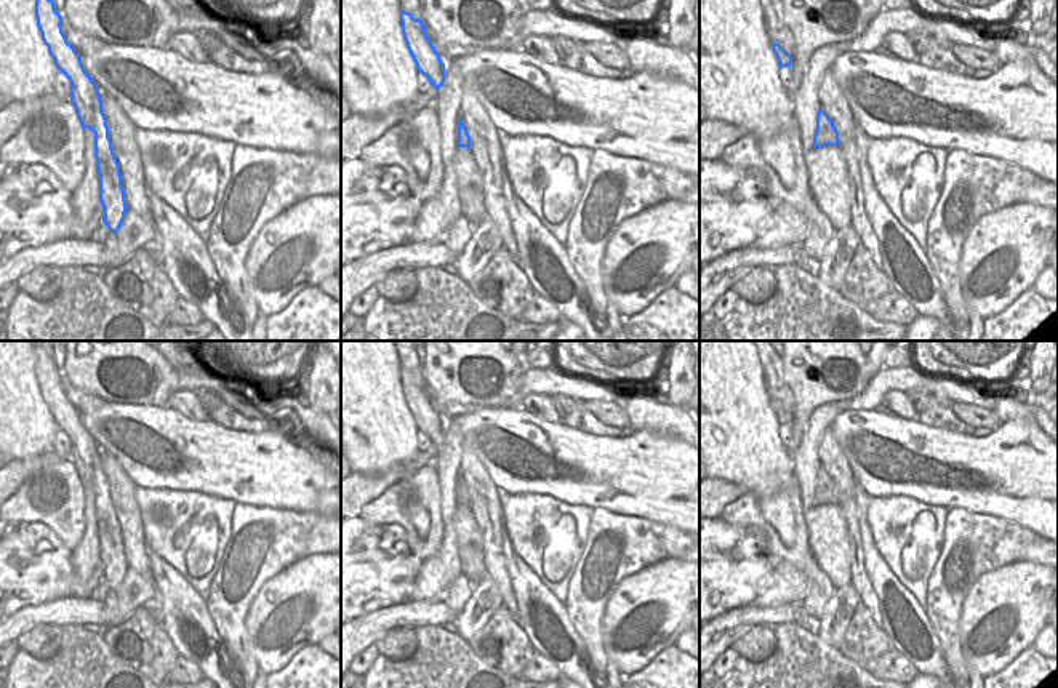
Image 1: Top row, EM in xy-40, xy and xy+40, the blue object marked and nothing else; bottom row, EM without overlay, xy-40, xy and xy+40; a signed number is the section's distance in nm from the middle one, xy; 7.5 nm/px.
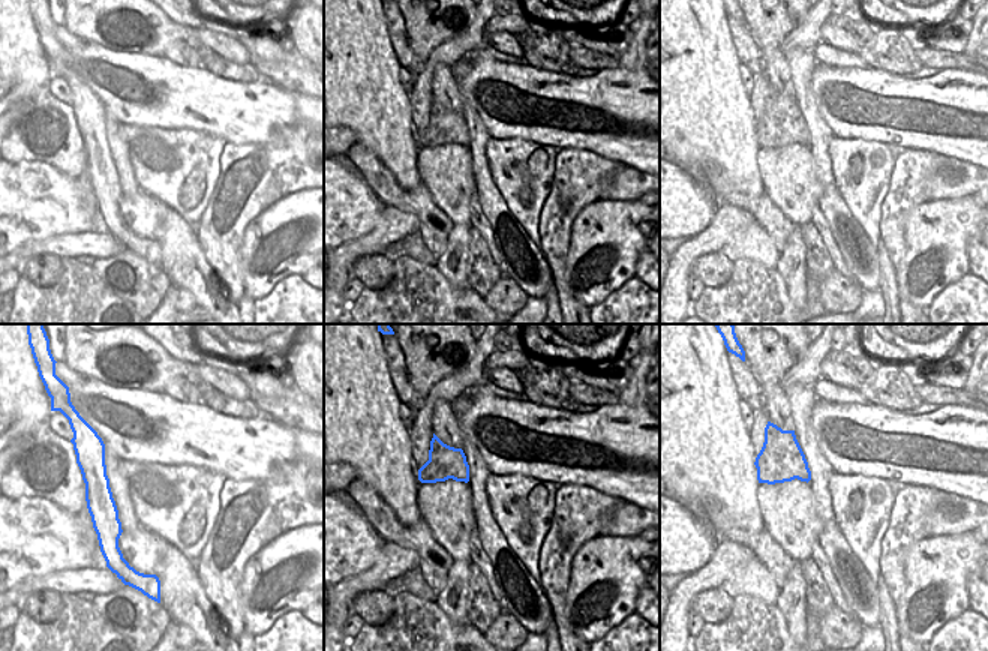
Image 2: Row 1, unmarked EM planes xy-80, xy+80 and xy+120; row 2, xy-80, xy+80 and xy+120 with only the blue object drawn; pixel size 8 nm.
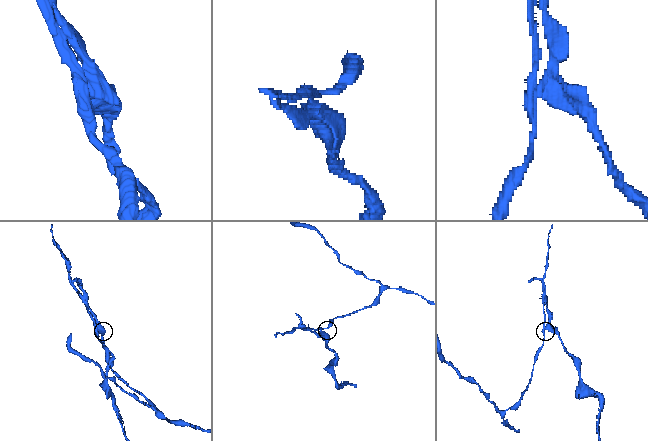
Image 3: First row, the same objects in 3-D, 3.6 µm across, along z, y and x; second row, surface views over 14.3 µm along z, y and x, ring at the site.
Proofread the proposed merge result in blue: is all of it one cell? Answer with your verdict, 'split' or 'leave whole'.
split

